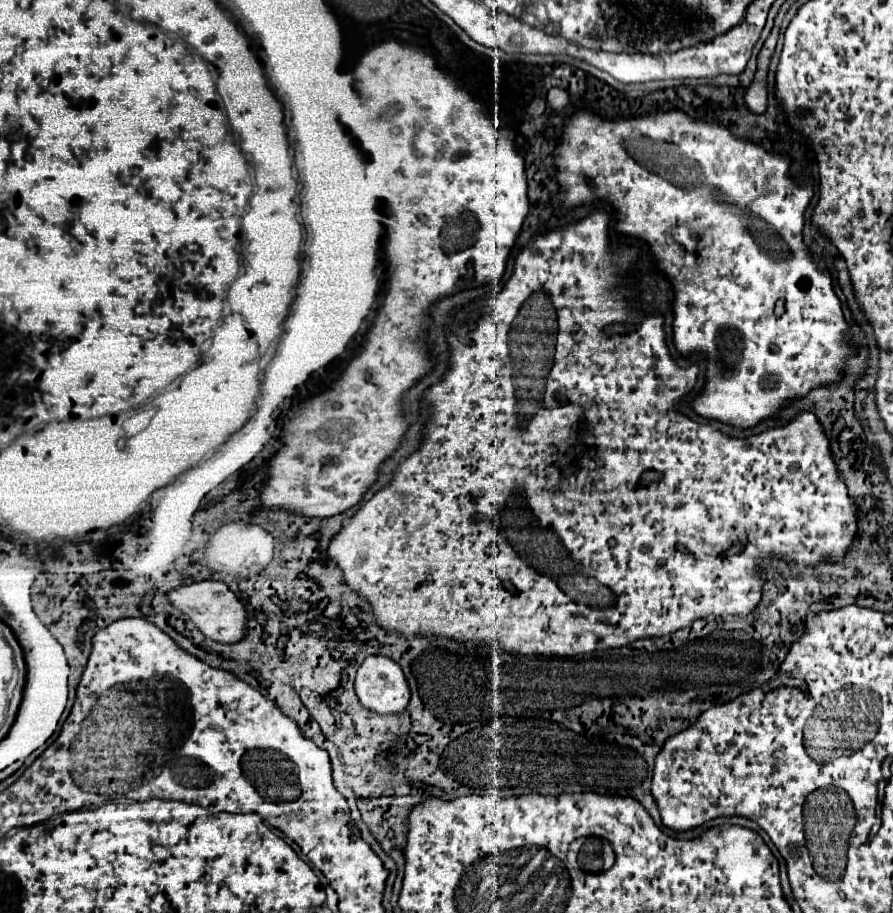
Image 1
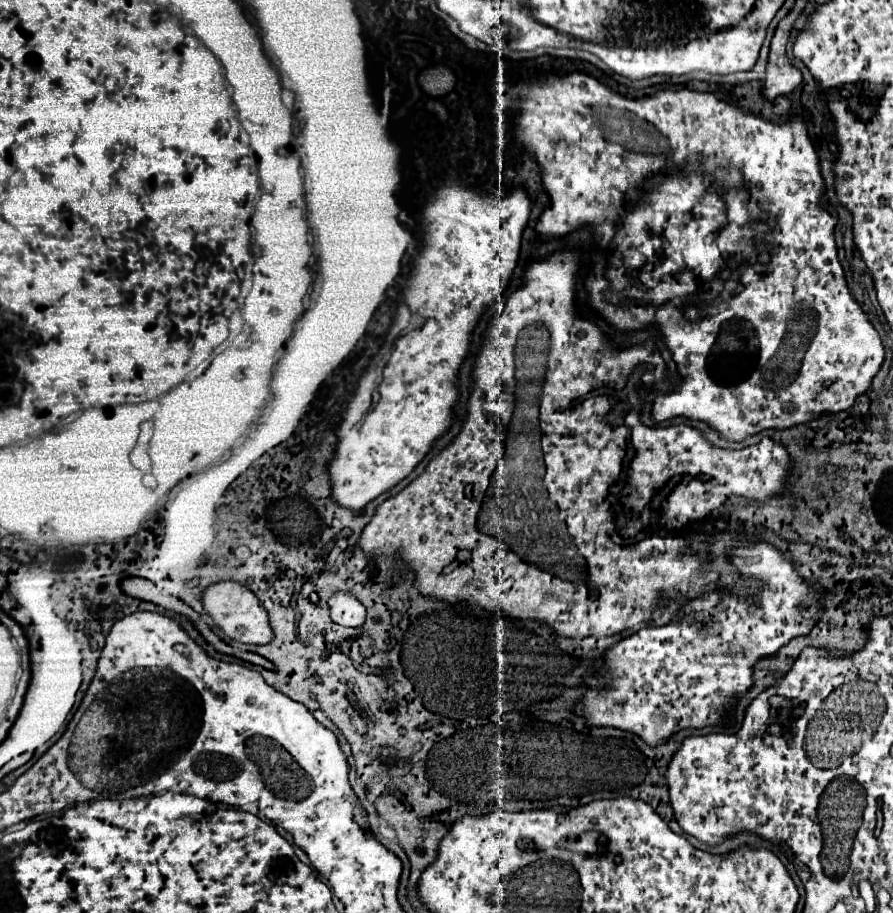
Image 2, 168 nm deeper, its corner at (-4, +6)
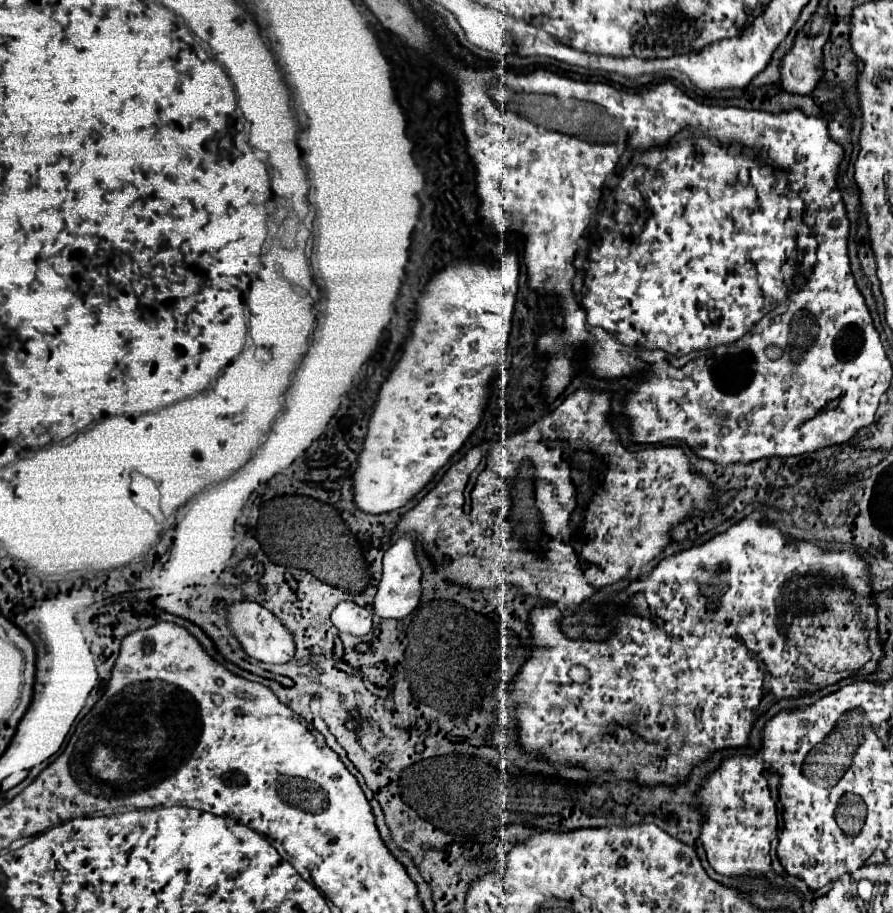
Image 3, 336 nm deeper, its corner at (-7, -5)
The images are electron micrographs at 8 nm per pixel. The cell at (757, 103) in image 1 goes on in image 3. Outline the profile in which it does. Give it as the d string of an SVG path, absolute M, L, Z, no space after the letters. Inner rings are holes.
M815 24L815 36L795 36L791 50L781 60L781 88L789 94L809 94L819 80L819 60L831 24Z

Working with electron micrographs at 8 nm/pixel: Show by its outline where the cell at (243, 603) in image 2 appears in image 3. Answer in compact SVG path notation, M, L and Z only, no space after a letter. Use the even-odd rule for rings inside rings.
M235 602L227 608L227 626L233 632L233 636L239 640L241 648L255 660L267 662L267 664L285 664L293 658L295 642L289 634L289 630L261 604L257 602Z

